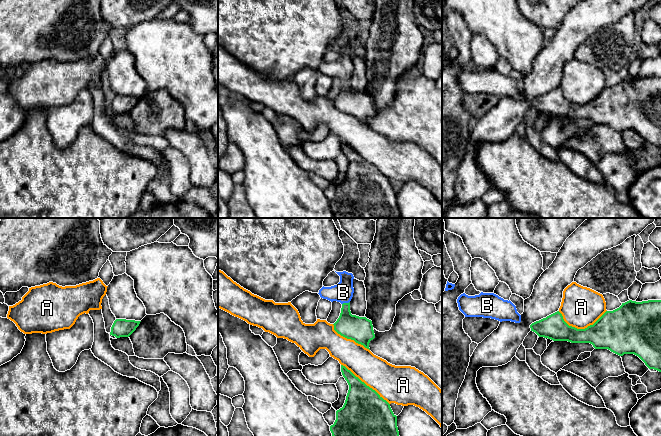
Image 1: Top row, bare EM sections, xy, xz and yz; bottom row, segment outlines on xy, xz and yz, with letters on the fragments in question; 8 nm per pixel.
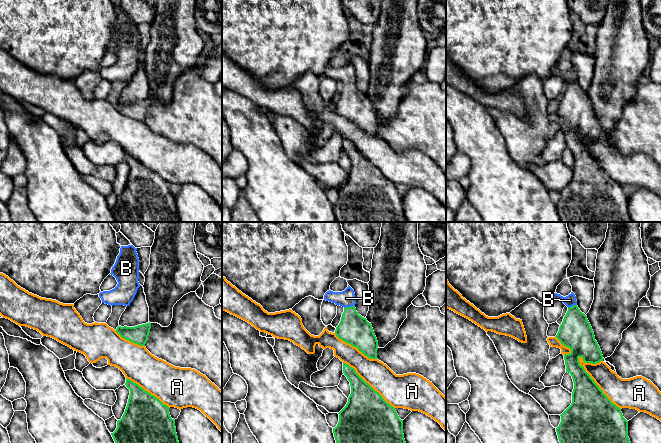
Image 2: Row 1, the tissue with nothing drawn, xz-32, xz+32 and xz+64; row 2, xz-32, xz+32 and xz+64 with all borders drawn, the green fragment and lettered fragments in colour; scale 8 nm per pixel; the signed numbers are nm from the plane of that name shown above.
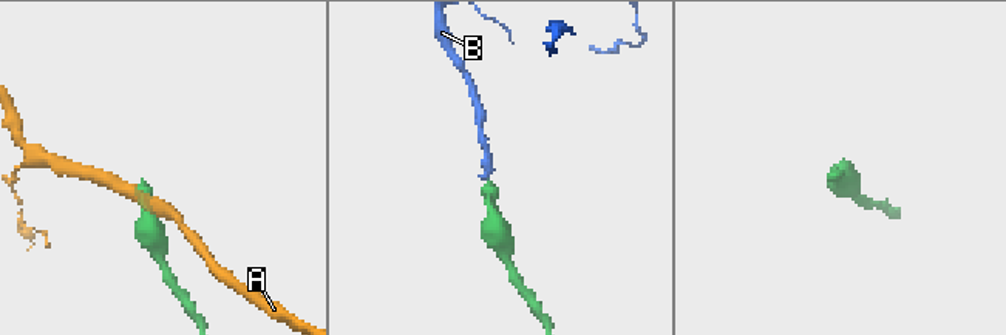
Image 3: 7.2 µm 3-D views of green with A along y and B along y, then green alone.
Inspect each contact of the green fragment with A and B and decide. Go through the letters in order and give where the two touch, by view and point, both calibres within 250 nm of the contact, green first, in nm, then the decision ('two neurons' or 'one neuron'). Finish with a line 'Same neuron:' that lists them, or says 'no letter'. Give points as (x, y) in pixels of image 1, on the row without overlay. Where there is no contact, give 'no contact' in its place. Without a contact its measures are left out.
A: yz (580, 105) | 300/320 nm | two neurons
B: xz (345, 79) | 200/160 nm | one neuron
Same neuron: B

